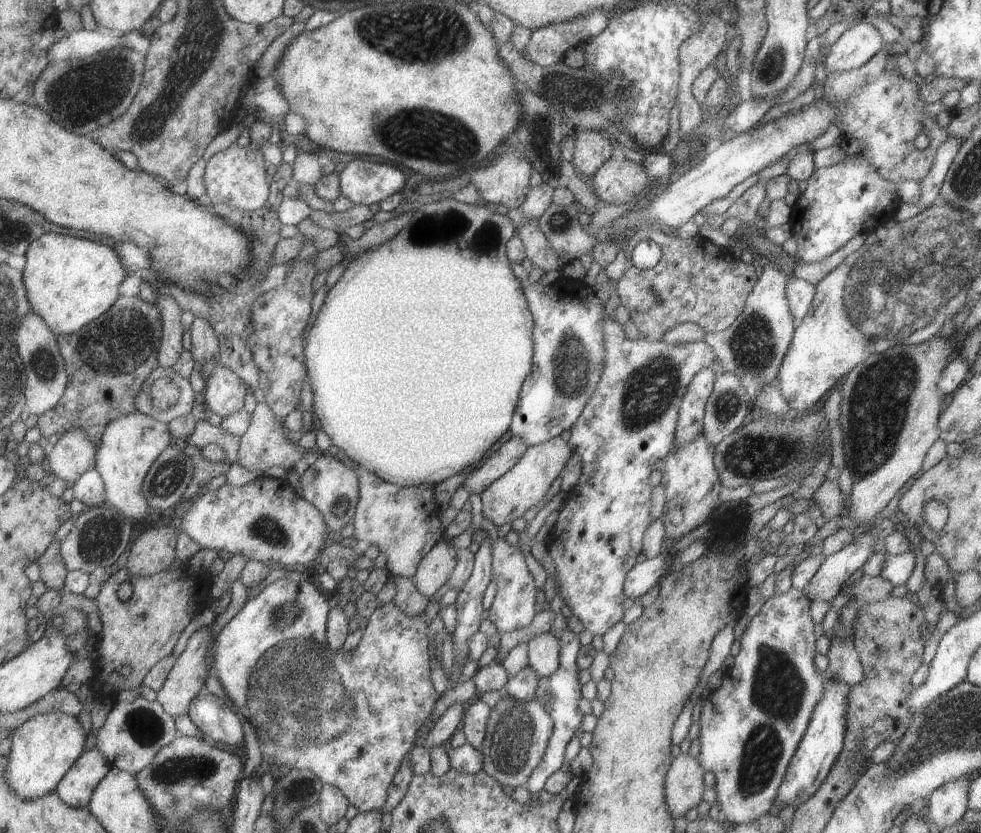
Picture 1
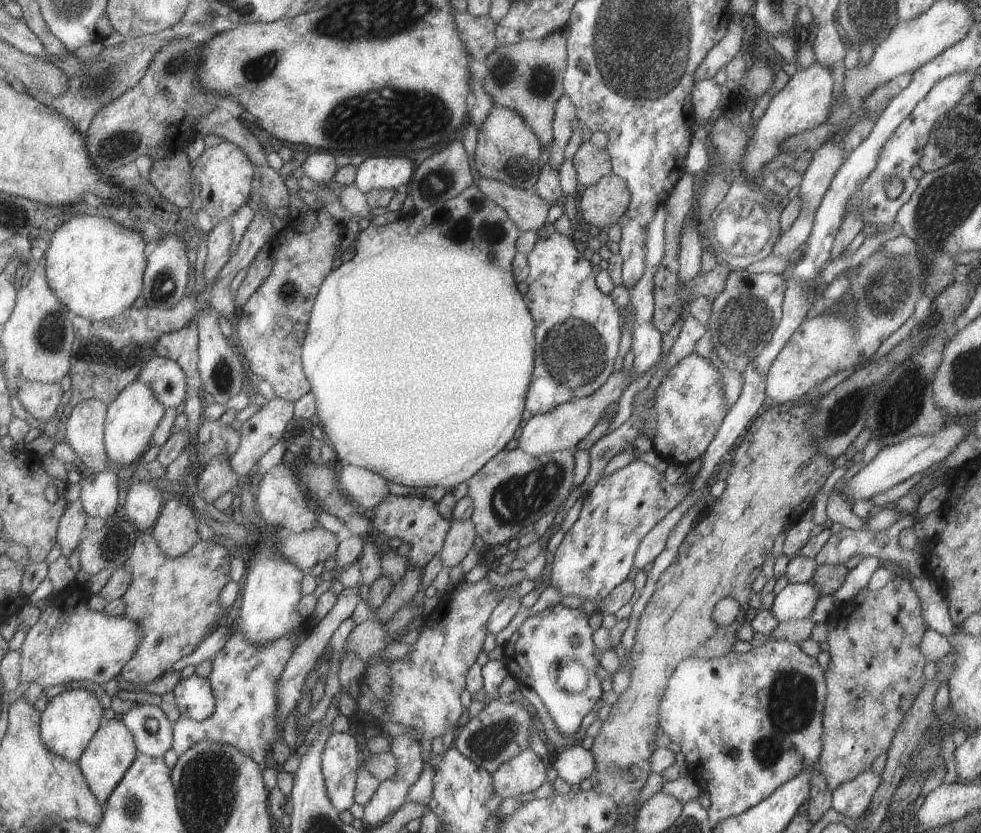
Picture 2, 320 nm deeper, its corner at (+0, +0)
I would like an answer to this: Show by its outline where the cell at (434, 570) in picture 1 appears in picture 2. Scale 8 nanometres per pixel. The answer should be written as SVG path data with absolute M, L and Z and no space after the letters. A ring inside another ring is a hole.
M470 518L452 519L441 550L438 552L442 566L451 568L463 561L473 550L476 537L474 524Z

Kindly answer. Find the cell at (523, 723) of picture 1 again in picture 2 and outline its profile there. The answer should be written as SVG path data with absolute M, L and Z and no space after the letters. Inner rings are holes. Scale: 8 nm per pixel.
M529 748L519 751L491 774L495 792L502 798L517 799L545 782L546 766Z

